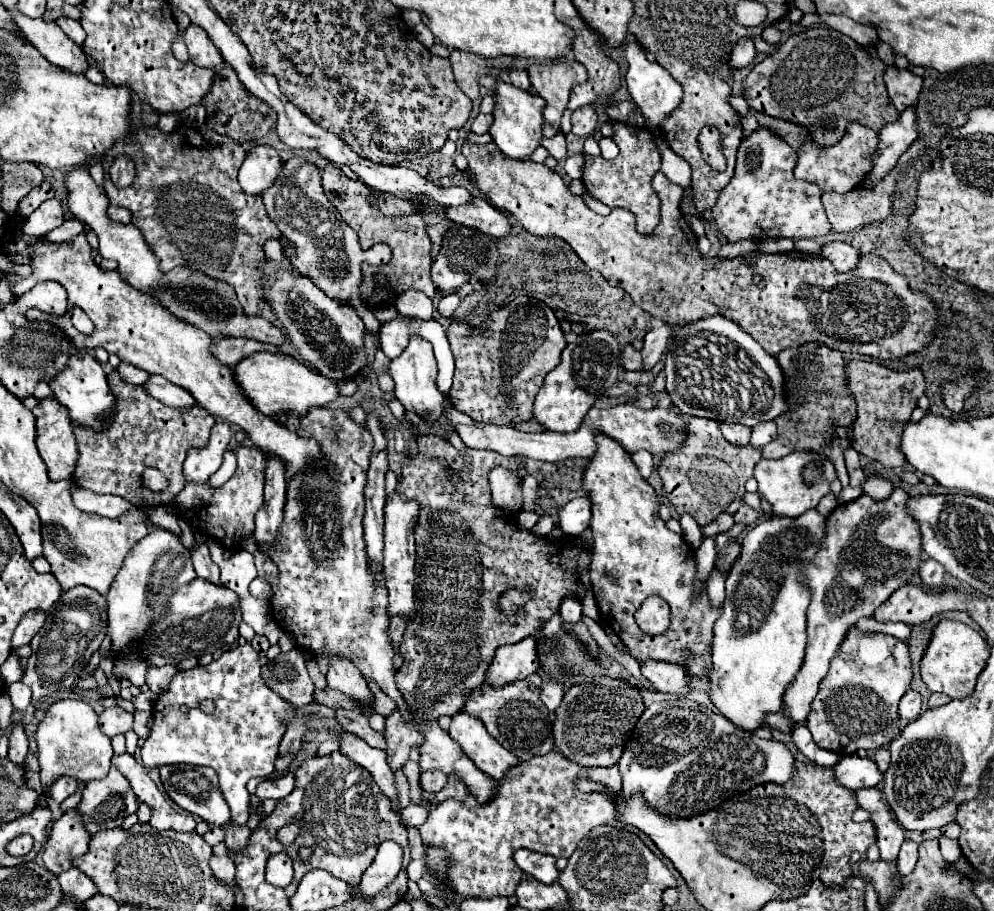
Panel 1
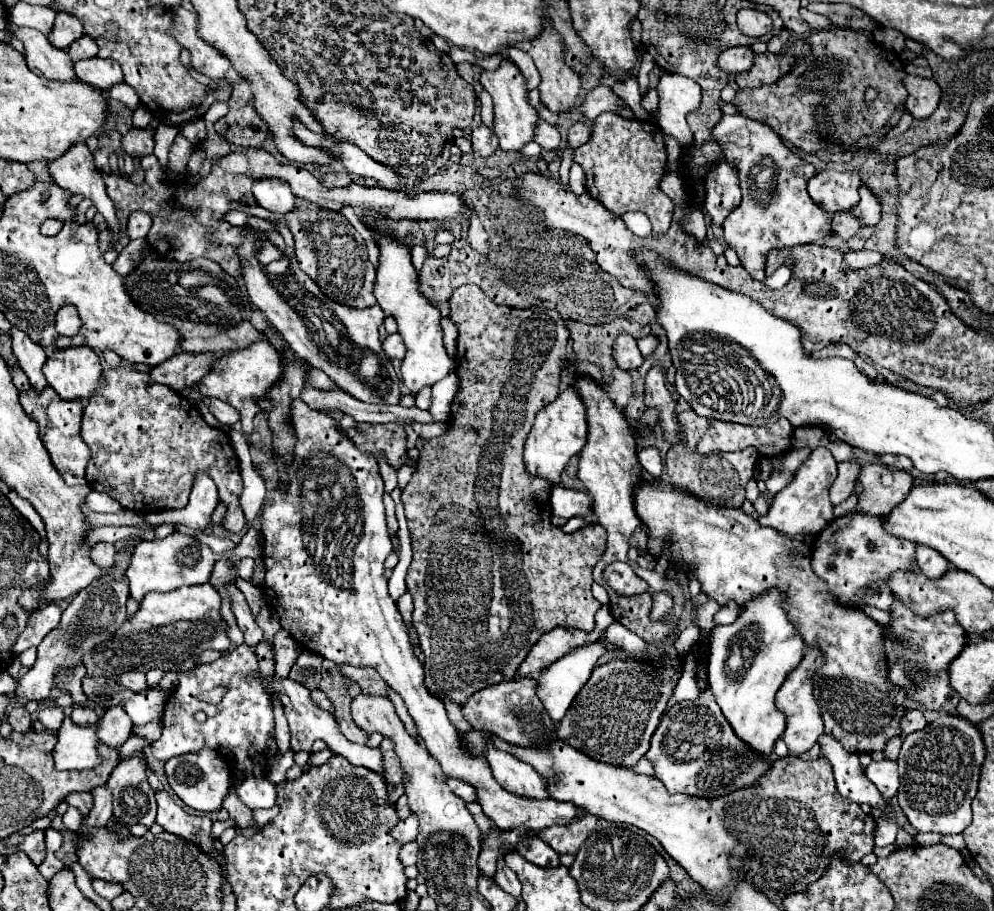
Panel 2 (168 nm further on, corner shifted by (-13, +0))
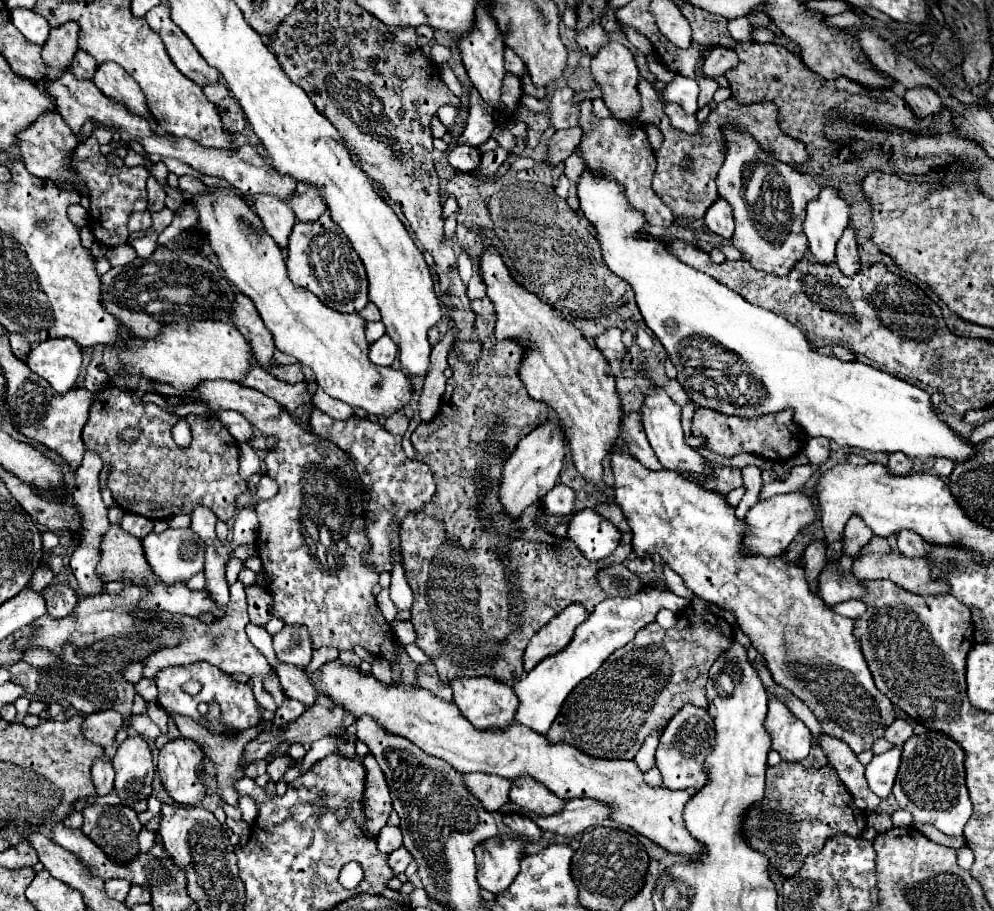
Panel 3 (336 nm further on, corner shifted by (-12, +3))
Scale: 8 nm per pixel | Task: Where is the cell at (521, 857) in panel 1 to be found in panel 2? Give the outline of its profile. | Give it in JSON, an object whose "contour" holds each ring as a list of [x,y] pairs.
{"contour":[[[525,837],[515,847],[523,859],[537,867],[559,867],[559,853],[537,837]]]}

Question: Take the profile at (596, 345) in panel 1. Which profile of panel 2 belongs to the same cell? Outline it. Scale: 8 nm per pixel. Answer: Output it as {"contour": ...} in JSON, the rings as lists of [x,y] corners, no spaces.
{"contour":[[[575,383],[567,385],[565,391],[557,395],[557,399],[549,405],[545,405],[537,417],[535,425],[529,433],[529,439],[525,443],[525,465],[531,475],[541,475],[553,481],[555,485],[559,483],[559,475],[567,461],[577,455],[583,445],[587,443],[587,415],[585,415],[585,405],[581,397],[577,395]]]}

